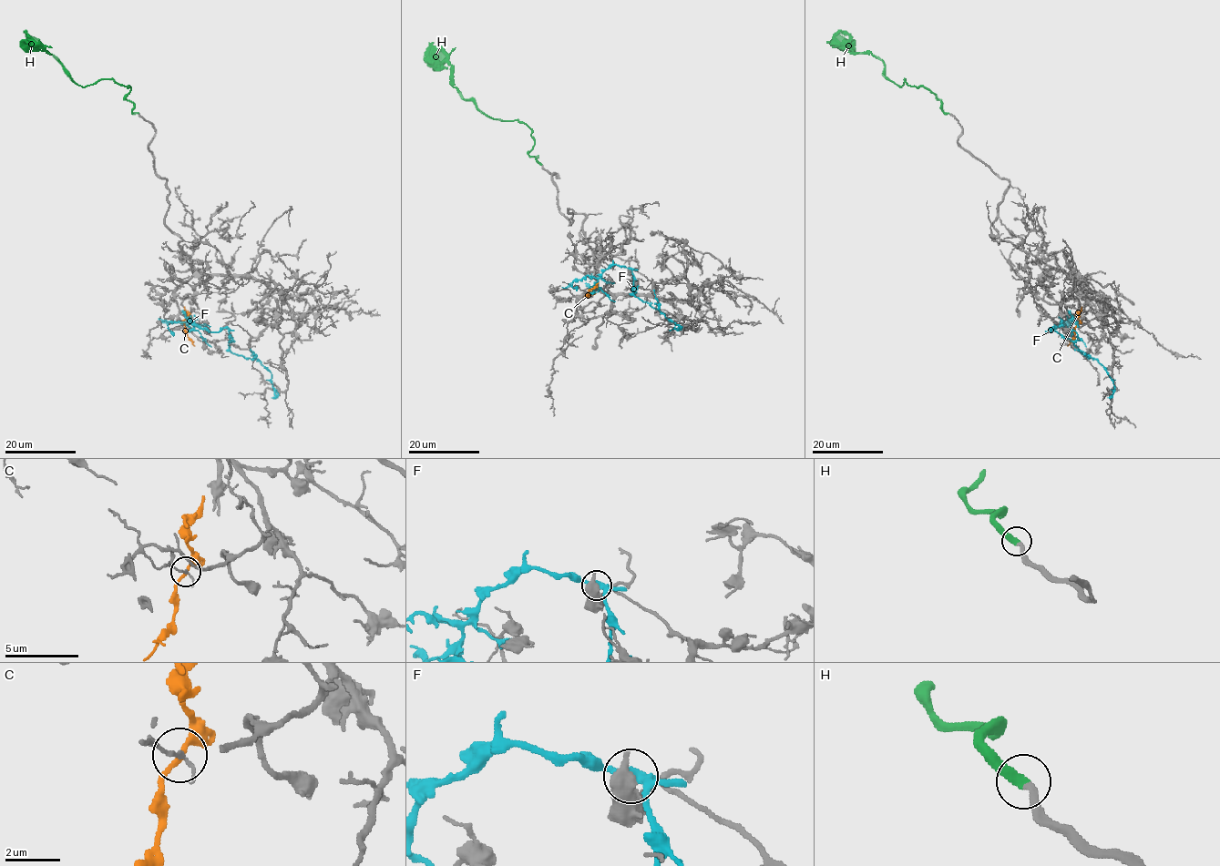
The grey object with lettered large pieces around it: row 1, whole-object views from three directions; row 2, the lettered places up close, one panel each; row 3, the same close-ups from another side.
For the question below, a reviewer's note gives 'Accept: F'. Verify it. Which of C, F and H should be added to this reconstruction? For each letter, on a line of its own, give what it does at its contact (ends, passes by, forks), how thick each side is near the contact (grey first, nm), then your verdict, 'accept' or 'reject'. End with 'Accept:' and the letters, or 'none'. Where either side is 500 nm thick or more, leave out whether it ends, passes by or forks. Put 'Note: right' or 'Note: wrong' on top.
Note: wrong
C: it passes by | 150/200 nm | reject
F: 650/400 nm | reject
H: it ends | 280/300 nm | accept
Accept: H

